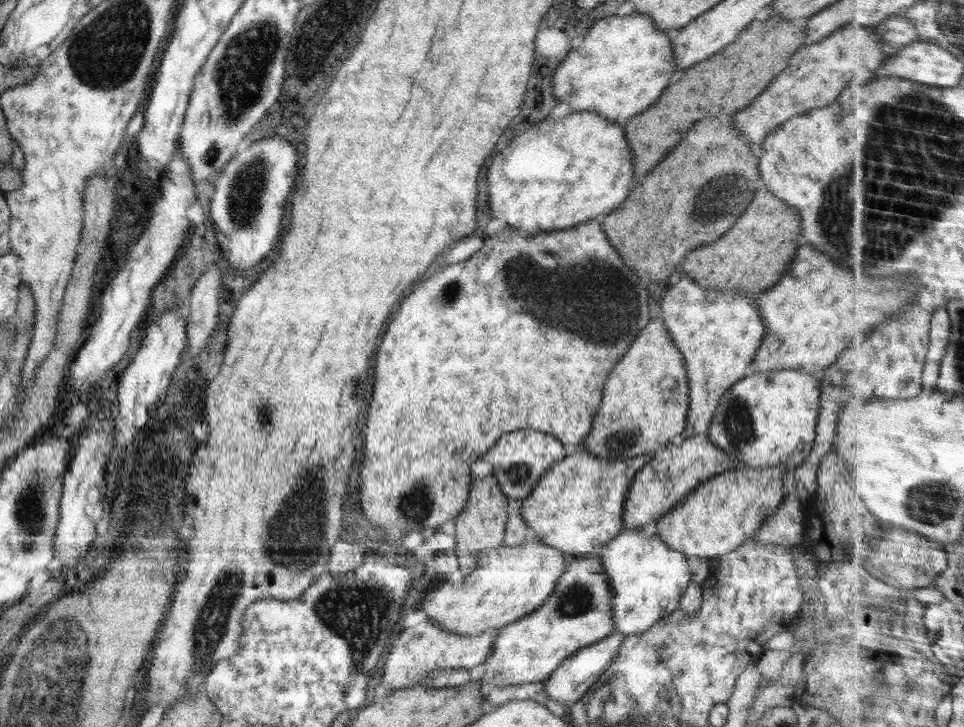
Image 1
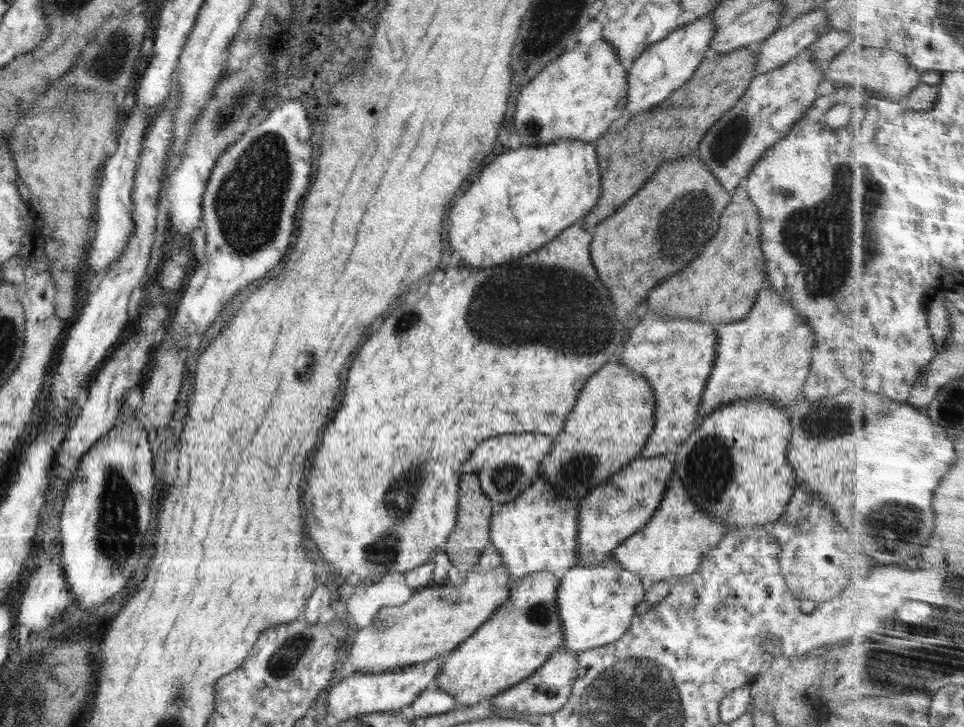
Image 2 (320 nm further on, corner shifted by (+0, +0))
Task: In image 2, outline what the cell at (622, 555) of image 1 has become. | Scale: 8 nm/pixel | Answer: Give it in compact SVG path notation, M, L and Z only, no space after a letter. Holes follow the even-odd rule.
M611 557L602 559L600 564L576 564L560 579L557 609L562 621L562 645L578 653L618 640L632 626L635 608L644 600L648 585Z

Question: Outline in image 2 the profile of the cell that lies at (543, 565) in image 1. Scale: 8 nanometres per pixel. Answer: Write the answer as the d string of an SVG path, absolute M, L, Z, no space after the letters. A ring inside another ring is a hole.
M504 565L490 570L471 569L459 588L429 585L413 592L400 606L382 606L372 624L357 628L356 634L350 638L343 666L349 667L352 673L376 674L444 657L507 601L514 582Z

